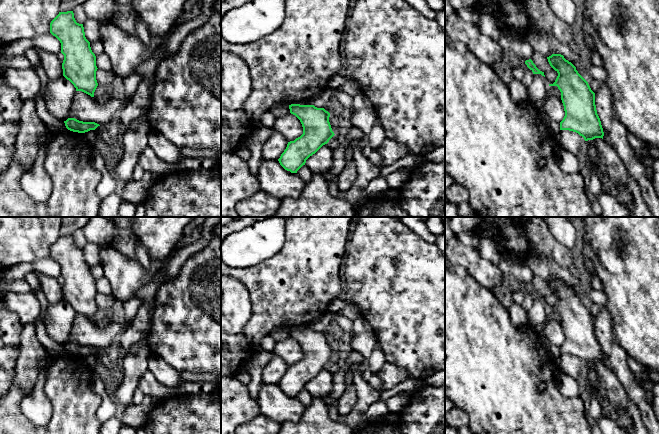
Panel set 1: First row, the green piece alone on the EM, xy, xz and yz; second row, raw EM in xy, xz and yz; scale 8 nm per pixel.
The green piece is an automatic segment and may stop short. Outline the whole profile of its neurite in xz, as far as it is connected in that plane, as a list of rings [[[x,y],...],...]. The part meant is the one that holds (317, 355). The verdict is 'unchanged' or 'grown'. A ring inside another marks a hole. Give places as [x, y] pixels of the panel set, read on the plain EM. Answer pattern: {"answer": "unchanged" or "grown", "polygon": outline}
{"answer": "unchanged", "polygon": [[[291,328],[289,333],[290,337],[300,344],[303,358],[288,366],[278,385],[285,394],[297,397],[306,384],[327,368],[335,358],[329,346],[330,337],[324,332]]]}

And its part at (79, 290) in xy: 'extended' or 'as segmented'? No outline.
as segmented

